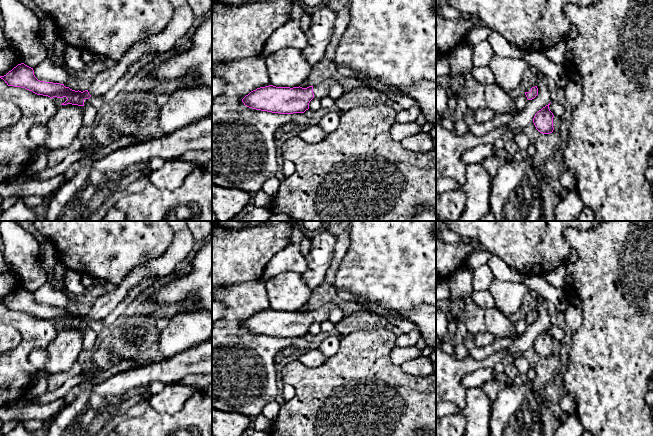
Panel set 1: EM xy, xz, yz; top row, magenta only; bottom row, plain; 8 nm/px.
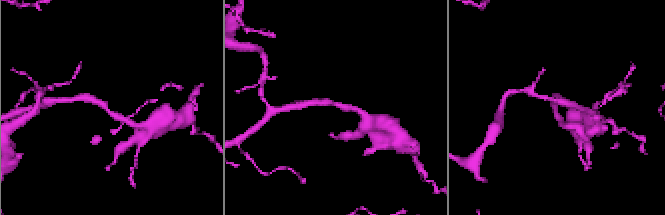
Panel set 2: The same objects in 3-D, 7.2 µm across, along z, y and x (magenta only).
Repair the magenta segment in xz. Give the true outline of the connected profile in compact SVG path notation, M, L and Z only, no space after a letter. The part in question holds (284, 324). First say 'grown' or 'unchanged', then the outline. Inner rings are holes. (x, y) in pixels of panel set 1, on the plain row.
grown; M329 302L307 312L269 309L251 315L242 326L249 332L272 337L304 337L309 333L309 327L314 321L319 323L327 321L335 307L334 303Z

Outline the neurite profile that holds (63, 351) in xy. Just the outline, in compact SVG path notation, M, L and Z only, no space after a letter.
M61 329L47 347L48 361L44 370L49 374L68 371L83 350L83 330Z

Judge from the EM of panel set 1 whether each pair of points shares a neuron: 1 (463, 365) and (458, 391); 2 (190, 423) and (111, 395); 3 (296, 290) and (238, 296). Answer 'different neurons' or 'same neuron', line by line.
1: same neuron
2: different neurons
3: different neurons

